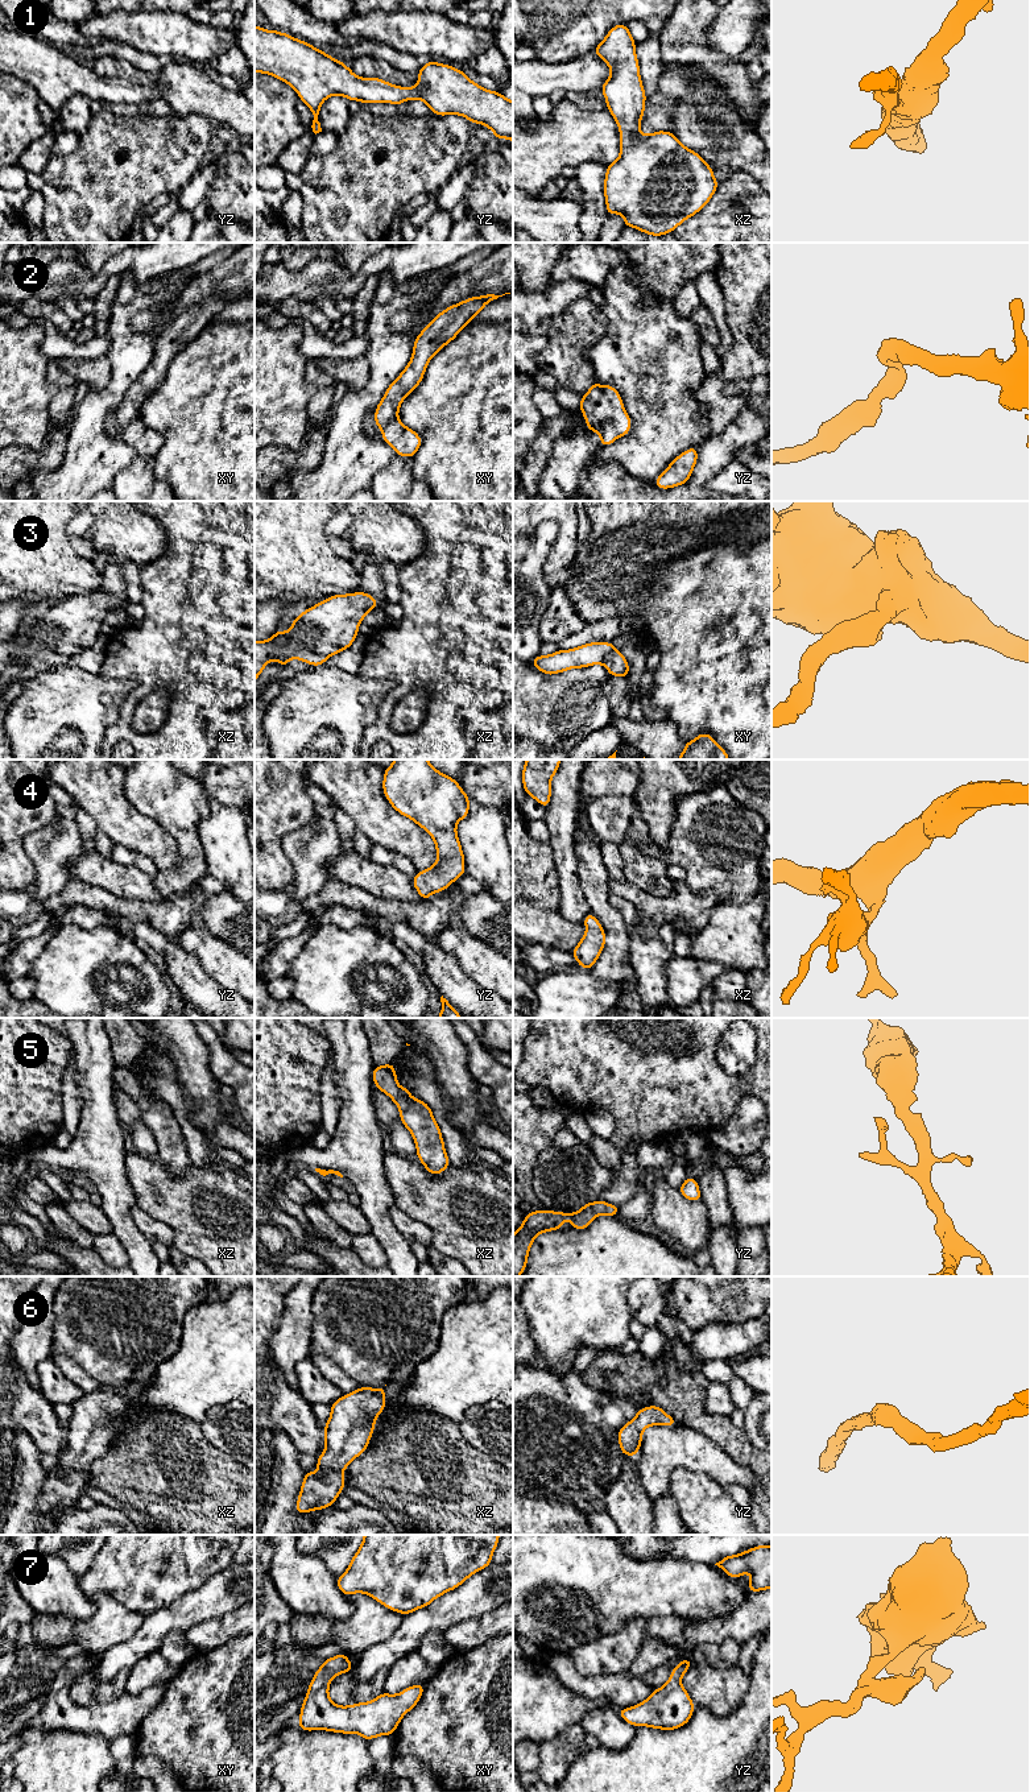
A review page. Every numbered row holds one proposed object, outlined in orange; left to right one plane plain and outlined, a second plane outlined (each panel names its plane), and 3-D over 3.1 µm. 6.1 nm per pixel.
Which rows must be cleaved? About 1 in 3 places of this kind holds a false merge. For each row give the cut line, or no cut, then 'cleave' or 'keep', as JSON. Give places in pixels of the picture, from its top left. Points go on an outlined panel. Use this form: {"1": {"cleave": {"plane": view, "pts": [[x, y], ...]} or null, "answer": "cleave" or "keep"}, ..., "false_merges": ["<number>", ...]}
{"1": {"cleave": null, "answer": "keep"}, "2": {"cleave": null, "answer": "keep"}, "3": {"cleave": null, "answer": "keep"}, "4": {"cleave": null, "answer": "keep"}, "5": {"cleave": null, "answer": "keep"}, "6": {"cleave": null, "answer": "keep"}, "7": {"cleave": null, "answer": "keep"}, "false_merges": []}

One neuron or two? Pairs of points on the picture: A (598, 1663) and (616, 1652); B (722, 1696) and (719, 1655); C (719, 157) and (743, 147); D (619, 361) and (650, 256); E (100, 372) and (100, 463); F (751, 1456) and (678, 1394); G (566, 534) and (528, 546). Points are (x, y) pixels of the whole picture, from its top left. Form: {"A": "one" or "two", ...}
{"A": "one", "B": "two", "C": "one", "D": "two", "E": "two", "F": "one", "G": "two"}

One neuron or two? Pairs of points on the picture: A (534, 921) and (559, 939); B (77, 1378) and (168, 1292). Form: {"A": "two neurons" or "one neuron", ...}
{"A": "one neuron", "B": "two neurons"}

